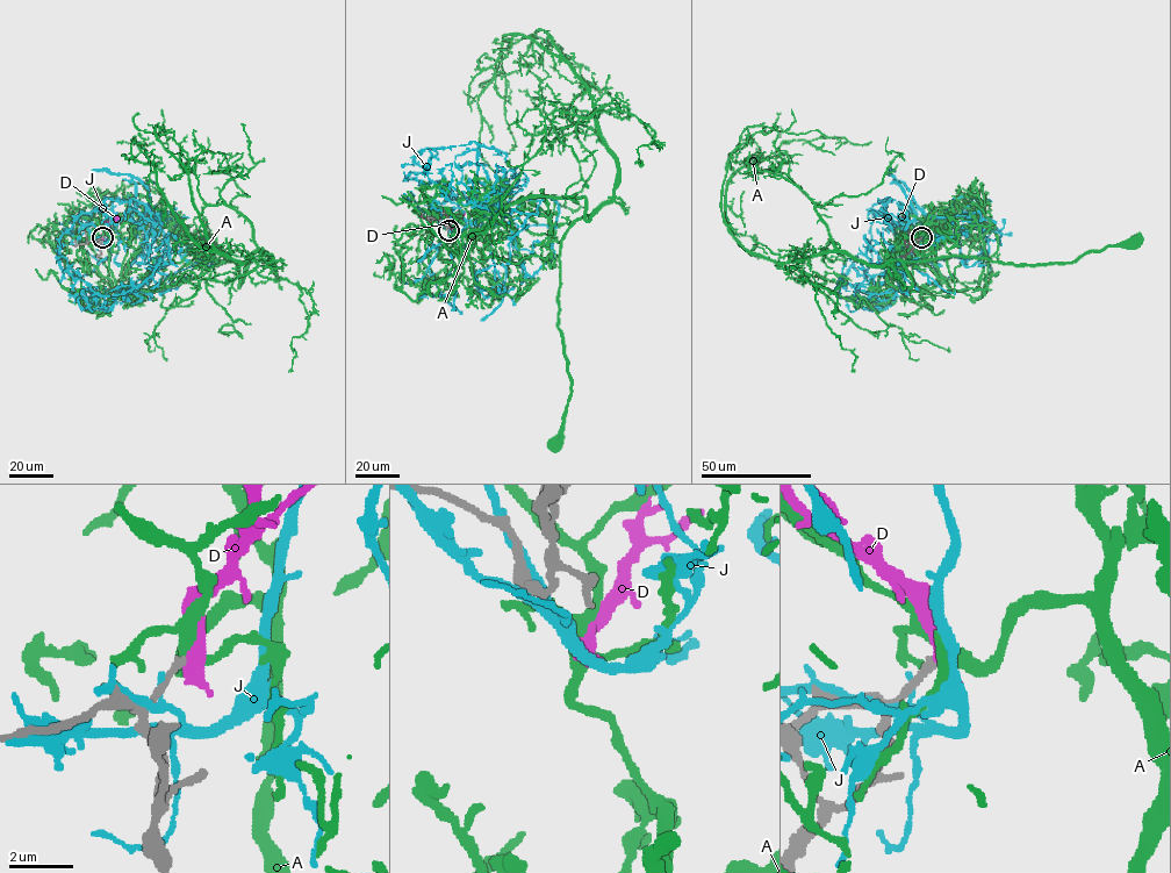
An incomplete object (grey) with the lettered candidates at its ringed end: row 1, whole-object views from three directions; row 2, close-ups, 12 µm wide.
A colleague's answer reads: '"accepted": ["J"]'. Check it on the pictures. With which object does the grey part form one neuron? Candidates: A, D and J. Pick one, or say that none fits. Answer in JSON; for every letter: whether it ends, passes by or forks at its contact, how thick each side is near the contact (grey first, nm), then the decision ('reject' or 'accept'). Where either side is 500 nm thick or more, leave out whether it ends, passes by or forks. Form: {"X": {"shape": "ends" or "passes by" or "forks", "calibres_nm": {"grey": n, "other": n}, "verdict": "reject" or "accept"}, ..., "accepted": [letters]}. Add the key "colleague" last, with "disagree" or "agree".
{"A": {"shape": "forks", "calibres_nm": {"grey": 240, "other": 280}, "verdict": "accept"}, "D": {"shape": "passes by", "calibres_nm": {"grey": 240, "other": 400}, "verdict": "reject"}, "J": {"shape": "passes by", "calibres_nm": {"grey": 320, "other": 240}, "verdict": "reject"}, "accepted": ["A"], "colleague": "disagree"}

